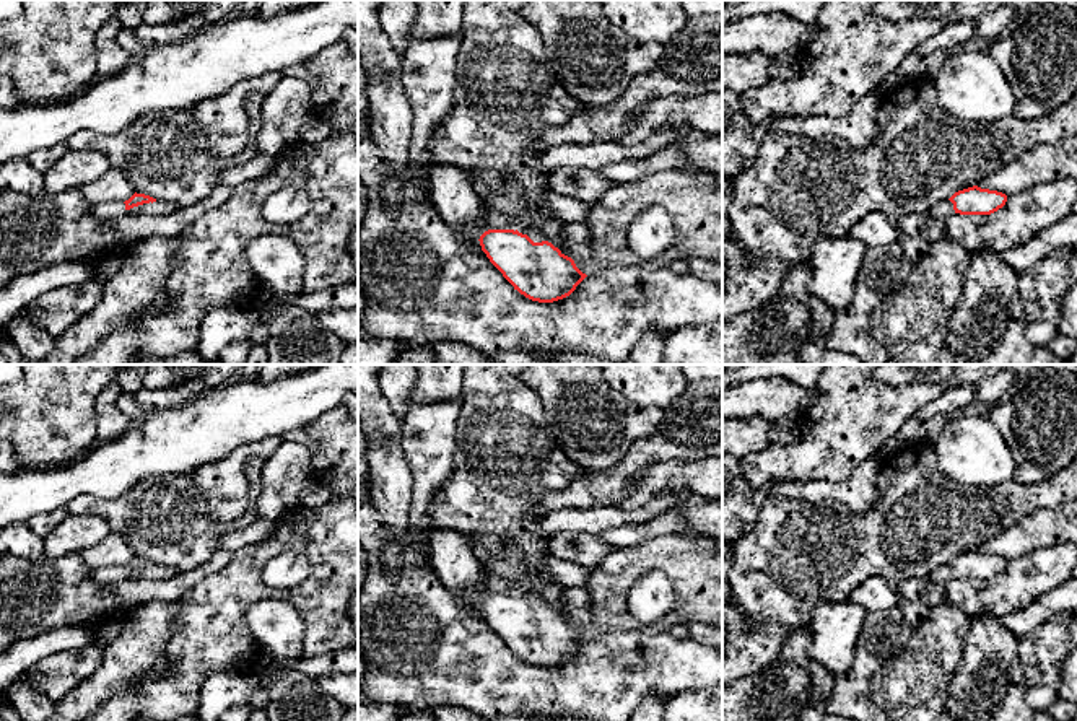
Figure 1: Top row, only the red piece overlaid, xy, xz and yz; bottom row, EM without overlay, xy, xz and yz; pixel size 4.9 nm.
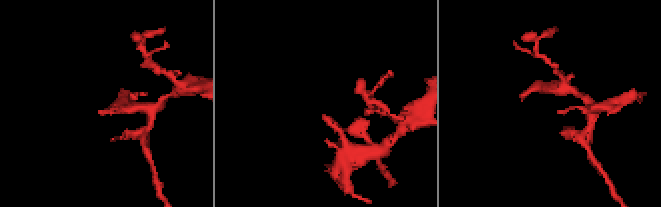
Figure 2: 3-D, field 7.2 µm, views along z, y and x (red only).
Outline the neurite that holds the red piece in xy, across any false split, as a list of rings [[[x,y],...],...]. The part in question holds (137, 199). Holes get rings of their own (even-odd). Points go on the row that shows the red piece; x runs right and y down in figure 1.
[[[133,194],[129,200],[119,202],[111,200],[104,203],[98,203],[91,207],[91,213],[98,220],[116,220],[122,215],[151,215],[151,203],[156,202],[156,199],[145,195],[145,194]]]

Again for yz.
[[[978,186],[955,192],[948,200],[940,200],[931,208],[931,215],[945,220],[953,213],[960,215],[991,215],[1002,208],[1007,195]]]

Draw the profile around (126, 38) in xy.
[[[122,28],[117,34],[117,41],[130,55],[135,55],[140,50],[140,46],[135,39],[135,29],[132,28]]]

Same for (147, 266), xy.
[[[151,238],[133,244],[122,256],[119,272],[102,285],[98,306],[55,339],[47,358],[28,361],[10,339],[3,339],[0,365],[75,365],[127,322],[151,309],[163,311],[159,299],[166,295],[164,283],[172,273],[177,247],[174,238]]]

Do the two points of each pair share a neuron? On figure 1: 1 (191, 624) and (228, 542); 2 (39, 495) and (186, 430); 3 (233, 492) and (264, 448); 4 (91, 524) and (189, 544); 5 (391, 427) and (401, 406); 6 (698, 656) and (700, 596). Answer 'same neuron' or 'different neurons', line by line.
1: different neurons
2: same neuron
3: same neuron
4: different neurons
5: different neurons
6: different neurons

